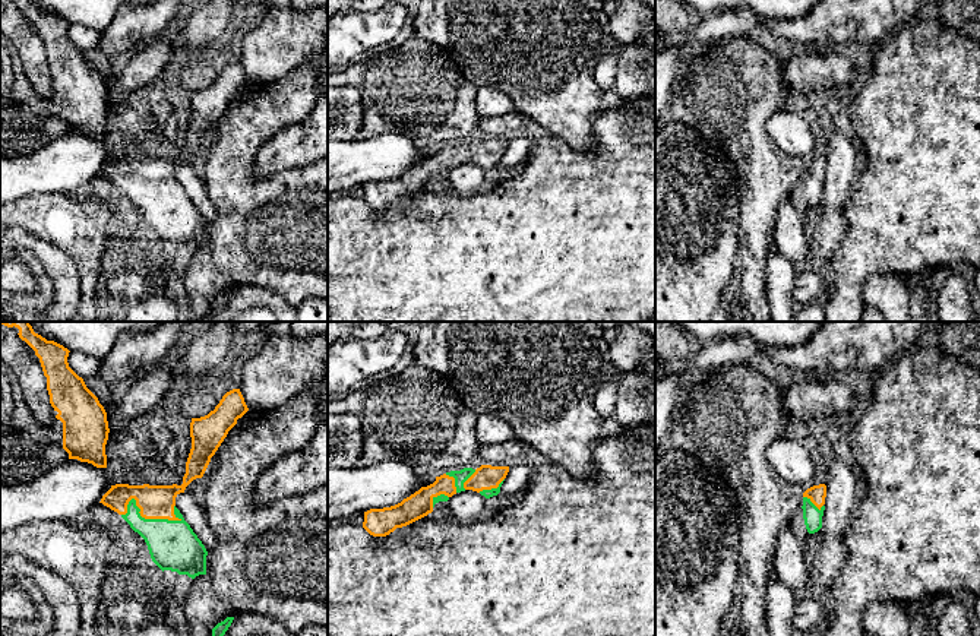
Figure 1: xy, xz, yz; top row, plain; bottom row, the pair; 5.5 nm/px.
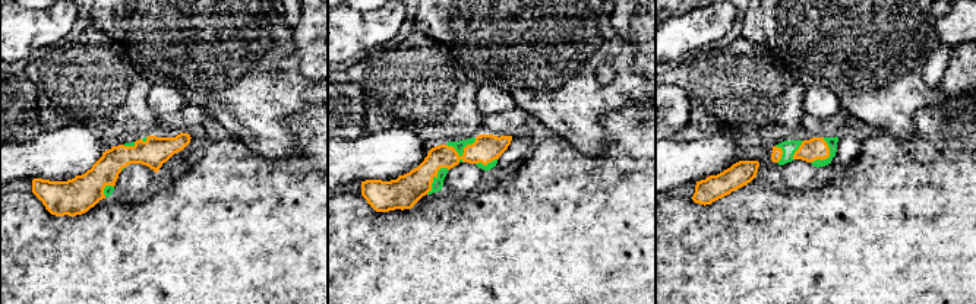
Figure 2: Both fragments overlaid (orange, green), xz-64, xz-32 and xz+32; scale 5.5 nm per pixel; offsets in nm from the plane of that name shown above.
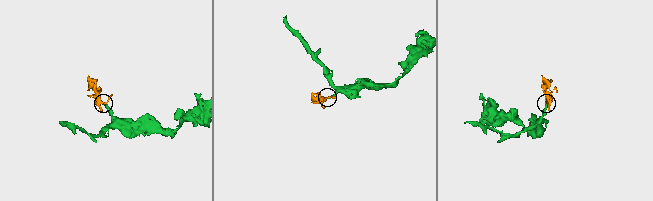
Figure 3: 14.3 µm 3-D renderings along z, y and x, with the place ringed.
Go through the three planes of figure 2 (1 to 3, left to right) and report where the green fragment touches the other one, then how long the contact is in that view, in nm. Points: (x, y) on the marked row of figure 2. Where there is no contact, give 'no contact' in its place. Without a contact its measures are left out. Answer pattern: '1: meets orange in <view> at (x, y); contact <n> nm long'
1: meets orange in xz-64 at (104, 187); contact 80 nm long
2: meets orange in xz-32 at (464, 152); contact 170 nm long
3: meets orange in xz+32 at (828, 155); contact 160 nm long

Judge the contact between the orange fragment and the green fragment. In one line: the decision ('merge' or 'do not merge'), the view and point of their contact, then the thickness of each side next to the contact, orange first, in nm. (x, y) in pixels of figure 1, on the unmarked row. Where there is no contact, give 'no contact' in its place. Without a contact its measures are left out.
merge; contact xy (144, 189); calibres 190 and 280 nm

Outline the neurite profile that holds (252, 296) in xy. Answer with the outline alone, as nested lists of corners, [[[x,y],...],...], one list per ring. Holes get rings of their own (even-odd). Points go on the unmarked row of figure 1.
[[[255,285],[237,287],[225,307],[209,322],[231,322],[238,313],[252,307],[268,307],[278,322],[298,322],[297,308],[290,306],[281,294]]]

